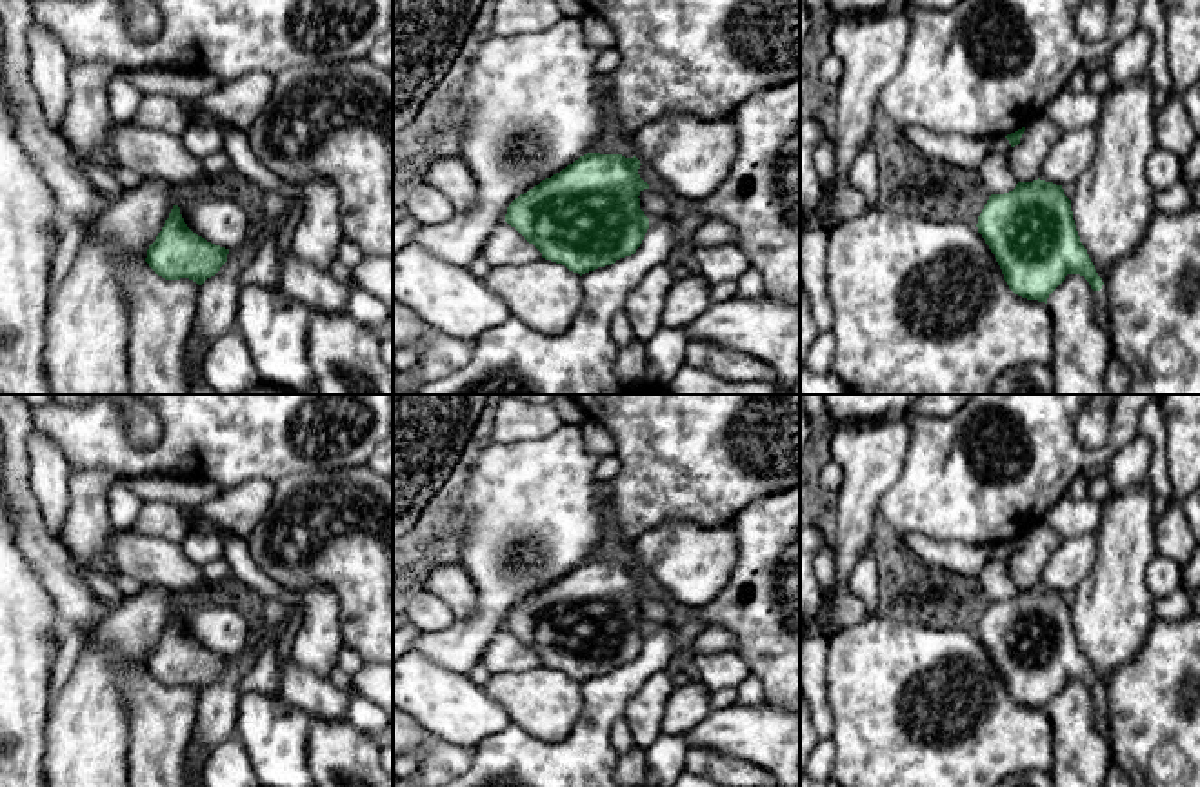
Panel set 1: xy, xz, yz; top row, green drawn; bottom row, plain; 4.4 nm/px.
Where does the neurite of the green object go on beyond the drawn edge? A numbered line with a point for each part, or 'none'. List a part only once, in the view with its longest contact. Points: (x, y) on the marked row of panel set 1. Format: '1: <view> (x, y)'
1: yz (1100, 297)

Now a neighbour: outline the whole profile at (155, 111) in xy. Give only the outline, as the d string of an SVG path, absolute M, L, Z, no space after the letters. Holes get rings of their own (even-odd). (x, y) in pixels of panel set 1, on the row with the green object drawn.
M151 93L142 96L135 116L129 122L136 127L162 129L169 134L182 136L193 120L187 116L185 104L178 98Z

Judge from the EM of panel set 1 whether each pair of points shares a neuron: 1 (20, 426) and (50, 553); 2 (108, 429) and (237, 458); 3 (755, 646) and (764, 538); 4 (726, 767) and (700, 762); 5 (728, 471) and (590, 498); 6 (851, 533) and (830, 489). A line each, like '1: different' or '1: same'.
1: same
2: same
3: same
4: same
5: different
6: different

